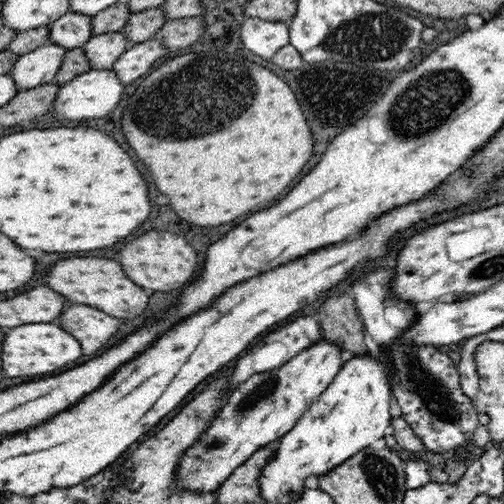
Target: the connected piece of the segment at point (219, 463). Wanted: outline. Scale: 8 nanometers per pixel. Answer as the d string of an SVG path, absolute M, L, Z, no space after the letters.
M320 338L281 368L254 374L238 384L200 440L180 459L177 486L206 494L217 490L256 450L275 444L292 430L306 410L334 381L345 357L342 345Z

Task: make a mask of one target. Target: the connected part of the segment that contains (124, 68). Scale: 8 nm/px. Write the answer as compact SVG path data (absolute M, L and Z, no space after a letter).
M150 38L138 44L132 44L126 49L112 64L112 71L116 73L116 77L120 79L120 83L128 86L134 82L136 78L148 75L150 68L154 66L154 62L158 62L160 58L166 56L169 50L162 47L162 43L156 38Z

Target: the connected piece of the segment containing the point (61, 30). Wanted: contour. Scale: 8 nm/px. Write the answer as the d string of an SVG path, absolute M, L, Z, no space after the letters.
M68 11L48 26L48 40L65 49L80 48L92 37L91 17Z

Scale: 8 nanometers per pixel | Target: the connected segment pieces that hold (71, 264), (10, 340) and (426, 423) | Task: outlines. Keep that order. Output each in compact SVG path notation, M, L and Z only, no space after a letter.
M106 258L60 260L48 270L46 284L74 304L94 306L106 314L114 314L116 318L134 318L136 314L142 314L148 304L146 292L126 278L118 262Z
M38 322L38 324L16 326L4 338L2 368L4 368L4 374L10 378L50 374L60 368L68 368L68 364L74 364L78 358L82 358L82 348L76 342L76 338L54 324Z
M400 346L394 352L394 372L393 396L398 401L402 409L402 419L412 427L418 439L424 443L424 449L433 454L444 454L449 450L463 446L474 434L478 428L478 412L473 402L468 399L460 386L461 379L457 366L447 356L446 352L438 352L437 348L432 346Z

